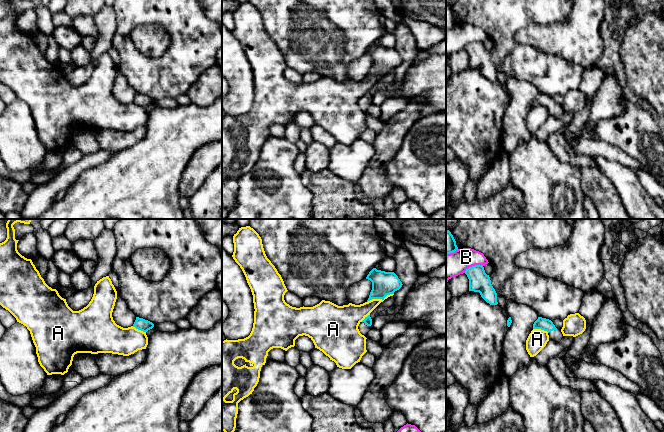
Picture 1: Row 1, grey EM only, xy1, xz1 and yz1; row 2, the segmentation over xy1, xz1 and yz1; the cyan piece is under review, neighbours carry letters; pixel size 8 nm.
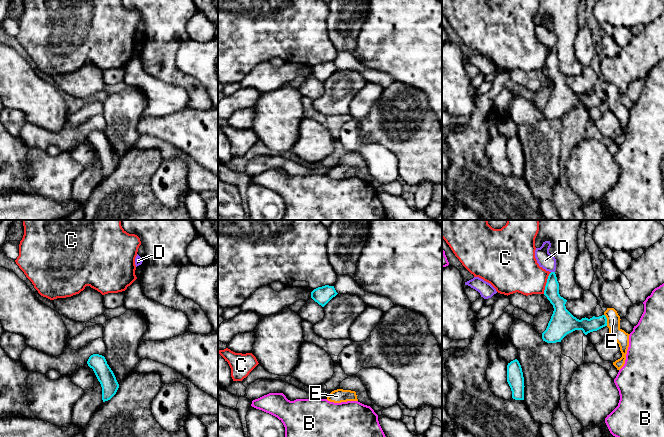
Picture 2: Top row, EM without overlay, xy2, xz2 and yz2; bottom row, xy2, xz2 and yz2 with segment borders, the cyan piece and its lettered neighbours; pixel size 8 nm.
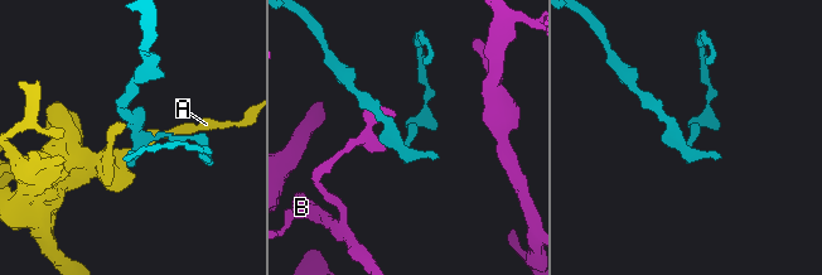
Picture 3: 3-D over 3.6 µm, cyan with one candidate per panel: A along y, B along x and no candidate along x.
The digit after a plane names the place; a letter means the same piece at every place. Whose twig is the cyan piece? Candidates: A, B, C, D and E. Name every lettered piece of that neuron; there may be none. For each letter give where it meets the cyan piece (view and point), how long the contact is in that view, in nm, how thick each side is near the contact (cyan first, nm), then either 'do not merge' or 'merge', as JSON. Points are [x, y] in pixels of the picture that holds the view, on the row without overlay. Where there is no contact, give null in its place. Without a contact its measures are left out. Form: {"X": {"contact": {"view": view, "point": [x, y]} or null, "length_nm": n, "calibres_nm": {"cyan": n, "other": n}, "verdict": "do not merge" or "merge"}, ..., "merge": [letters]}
{"A": {"contact": {"view": "xz1", "point": [380, 74]}, "length_nm": 220, "calibres_nm": {"cyan": 190, "other": 160}, "verdict": "do not merge"}, "B": {"contact": {"view": "yz1", "point": [473, 42]}, "length_nm": 160, "calibres_nm": {"cyan": 170, "other": 200}, "verdict": "do not merge"}, "C": {"contact": {"view": "yz2", "point": [546, 59]}, "length_nm": 190, "calibres_nm": {"cyan": 120, "other": 340}, "verdict": "do not merge"}, "D": {"contact": {"view": "yz2", "point": [553, 48]}, "length_nm": 30, "calibres_nm": {"cyan": 120, "other": 130}, "verdict": "do not merge"}, "E": {"contact": {"view": "yz2", "point": [606, 96]}, "length_nm": 100, "calibres_nm": {"cyan": 110, "other": 110}, "verdict": "do not merge"}, "merge": []}

